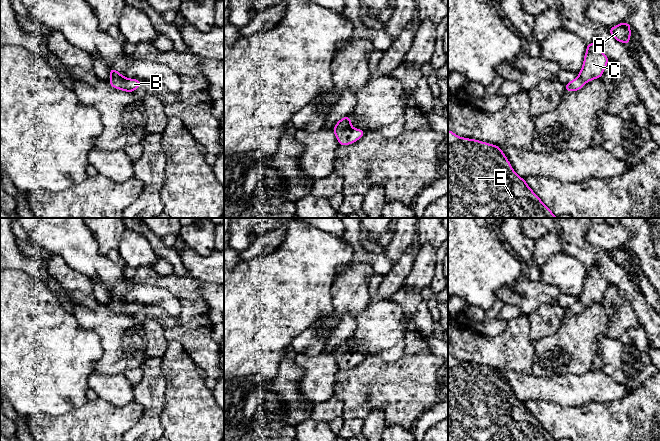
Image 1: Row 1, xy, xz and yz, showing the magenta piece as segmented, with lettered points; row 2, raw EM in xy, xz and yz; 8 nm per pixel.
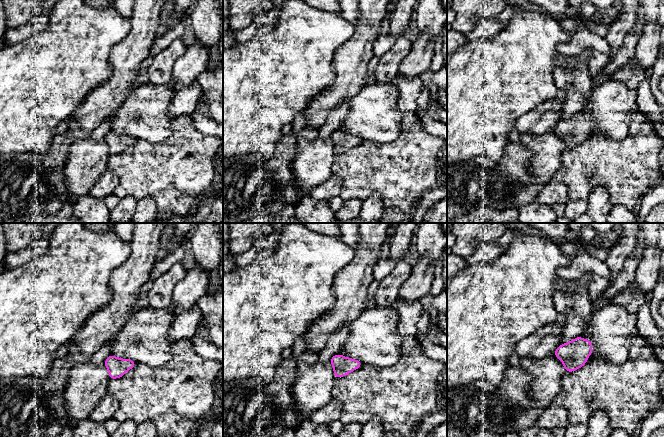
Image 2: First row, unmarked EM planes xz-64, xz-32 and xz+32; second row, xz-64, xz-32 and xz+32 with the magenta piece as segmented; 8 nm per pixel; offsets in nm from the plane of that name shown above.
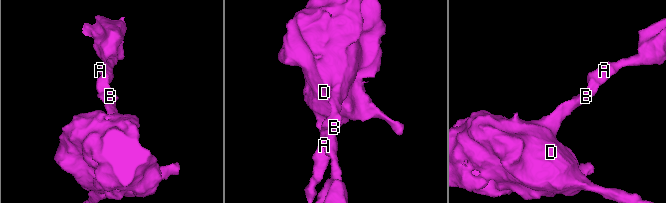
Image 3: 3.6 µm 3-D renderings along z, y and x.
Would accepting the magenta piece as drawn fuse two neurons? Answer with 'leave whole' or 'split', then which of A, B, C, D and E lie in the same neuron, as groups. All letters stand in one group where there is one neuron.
leave whole; groups A B C D E

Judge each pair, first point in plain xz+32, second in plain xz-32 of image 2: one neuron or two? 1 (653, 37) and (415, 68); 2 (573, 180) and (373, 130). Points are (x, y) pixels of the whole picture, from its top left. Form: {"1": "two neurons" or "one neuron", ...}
{"1": "one neuron", "2": "two neurons"}

